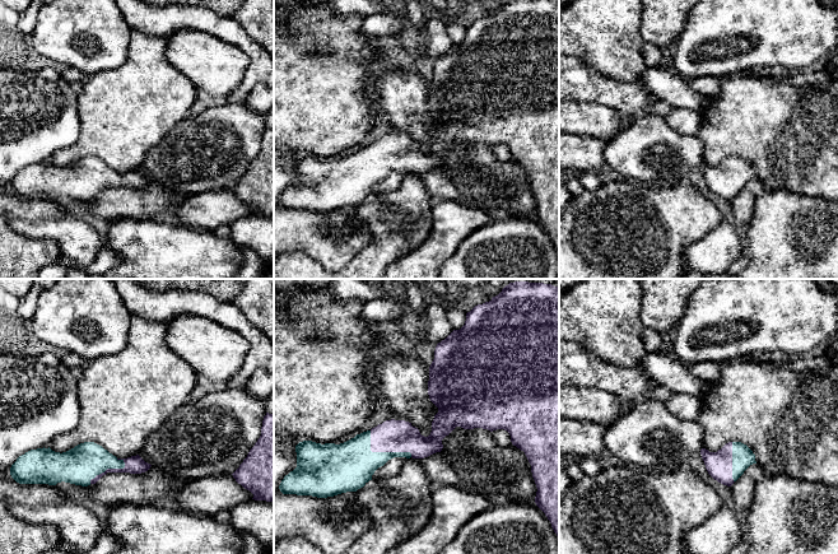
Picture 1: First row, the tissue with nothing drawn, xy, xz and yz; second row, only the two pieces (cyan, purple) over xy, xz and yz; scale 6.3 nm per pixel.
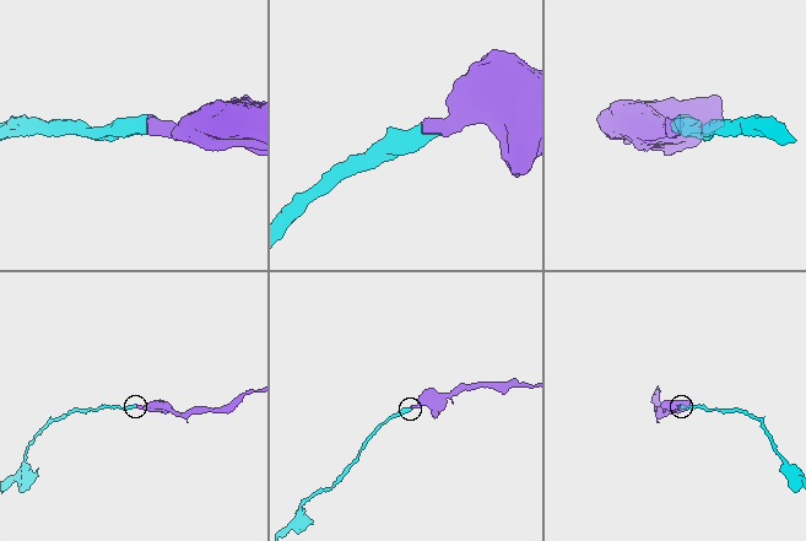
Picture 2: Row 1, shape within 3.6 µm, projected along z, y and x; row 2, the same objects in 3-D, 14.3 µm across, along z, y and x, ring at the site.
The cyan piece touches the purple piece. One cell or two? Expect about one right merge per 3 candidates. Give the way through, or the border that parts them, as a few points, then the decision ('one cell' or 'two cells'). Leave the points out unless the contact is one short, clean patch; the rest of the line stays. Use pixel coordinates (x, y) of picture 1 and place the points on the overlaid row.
way xz (348, 466), (366, 452), (382, 452), (382, 446), (392, 436); one cell

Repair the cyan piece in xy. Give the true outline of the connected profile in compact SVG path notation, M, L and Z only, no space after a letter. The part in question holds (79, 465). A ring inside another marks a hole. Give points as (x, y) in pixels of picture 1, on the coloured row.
M84 442L66 452L37 448L19 456L10 467L11 478L19 484L56 485L65 481L88 487L107 472L141 474L150 469L139 455L117 458L94 442Z

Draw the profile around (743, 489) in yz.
M758 464L750 465L744 474L731 485L734 501L742 508L749 509L754 499L755 485L764 478Z

